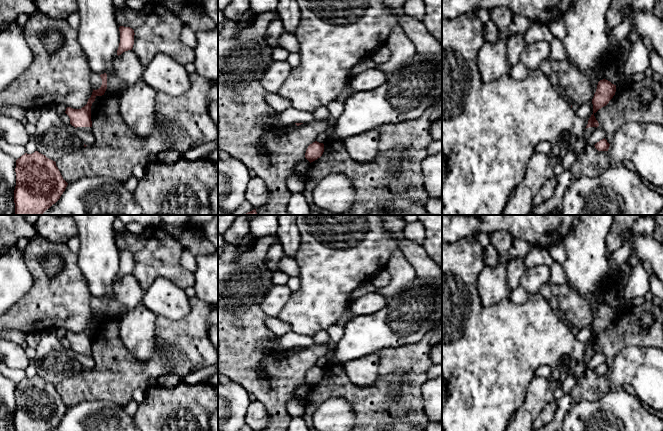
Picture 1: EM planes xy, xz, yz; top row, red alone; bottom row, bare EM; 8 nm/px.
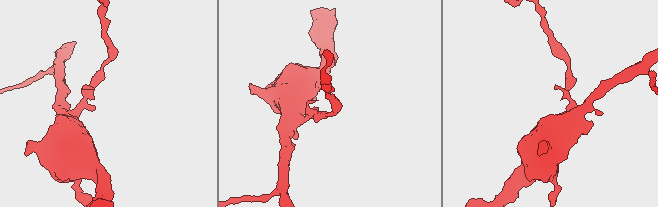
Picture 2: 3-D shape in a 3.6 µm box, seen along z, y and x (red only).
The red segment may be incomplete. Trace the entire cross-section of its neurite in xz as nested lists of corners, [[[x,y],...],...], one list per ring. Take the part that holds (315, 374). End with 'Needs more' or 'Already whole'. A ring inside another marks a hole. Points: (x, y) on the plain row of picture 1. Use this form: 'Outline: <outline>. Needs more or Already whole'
Outline: [[[317,365],[310,368],[306,374],[305,382],[311,387],[322,380],[324,368]]]. Already whole

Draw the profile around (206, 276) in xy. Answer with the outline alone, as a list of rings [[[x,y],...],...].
[[[218,249],[212,254],[197,256],[196,261],[193,286],[196,296],[212,310],[218,308]]]

